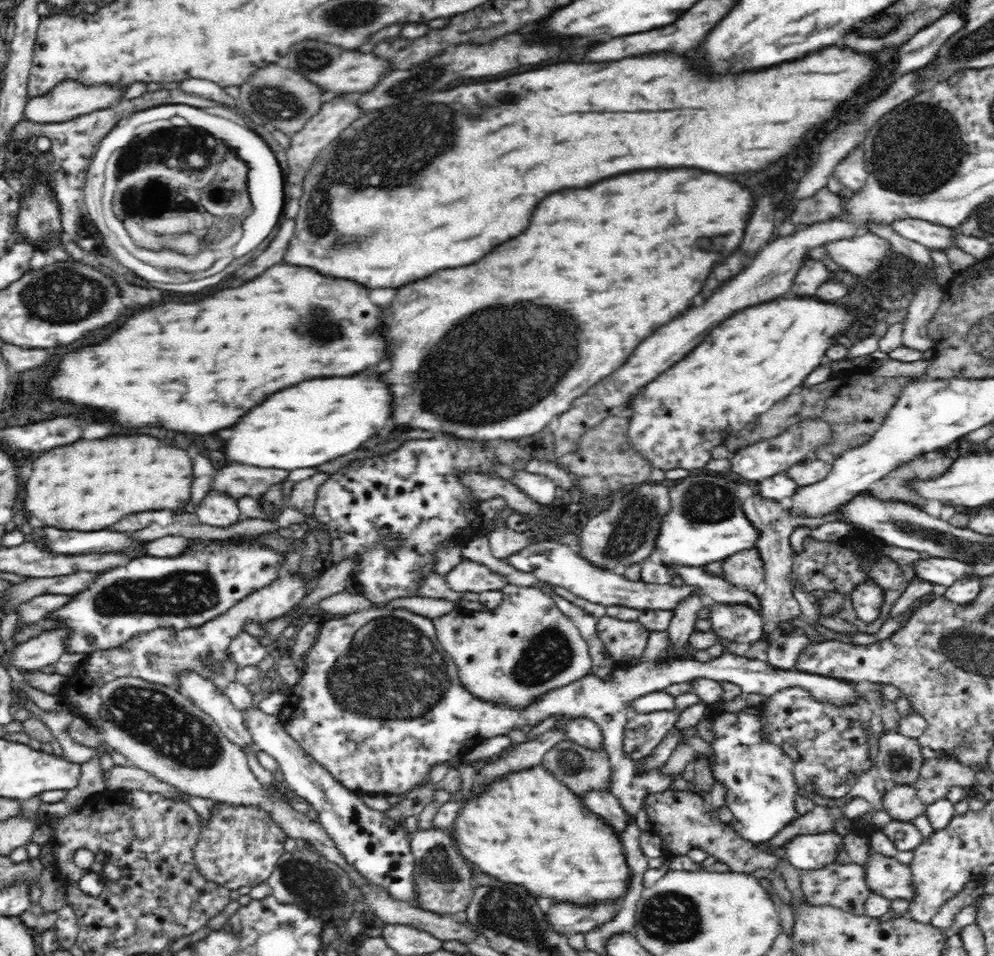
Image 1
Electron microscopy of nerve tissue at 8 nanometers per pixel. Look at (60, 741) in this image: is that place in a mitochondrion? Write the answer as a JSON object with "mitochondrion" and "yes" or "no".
{"mitochondrion":"no"}

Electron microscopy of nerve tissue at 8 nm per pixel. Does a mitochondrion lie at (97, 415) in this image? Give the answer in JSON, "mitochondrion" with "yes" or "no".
{"mitochondrion":"no"}

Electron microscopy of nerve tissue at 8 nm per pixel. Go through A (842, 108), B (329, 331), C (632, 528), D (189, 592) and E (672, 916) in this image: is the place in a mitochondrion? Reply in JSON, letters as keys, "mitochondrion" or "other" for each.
{"A":"other","B":"mitochondrion","C":"mitochondrion","D":"mitochondrion","E":"mitochondrion"}

